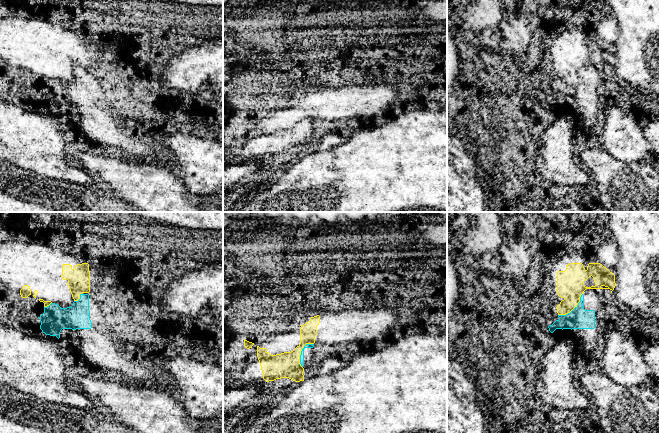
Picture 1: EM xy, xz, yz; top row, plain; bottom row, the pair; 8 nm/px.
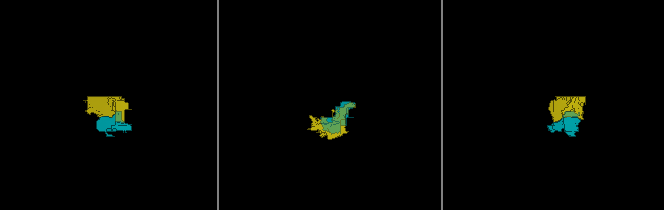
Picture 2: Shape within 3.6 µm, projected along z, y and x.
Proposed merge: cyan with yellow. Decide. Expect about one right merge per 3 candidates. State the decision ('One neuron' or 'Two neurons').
One neuron

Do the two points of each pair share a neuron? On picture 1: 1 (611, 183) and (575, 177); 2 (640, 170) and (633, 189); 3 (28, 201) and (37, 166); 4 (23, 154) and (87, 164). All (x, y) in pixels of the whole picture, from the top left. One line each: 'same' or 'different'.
1: different
2: same
3: different
4: different

